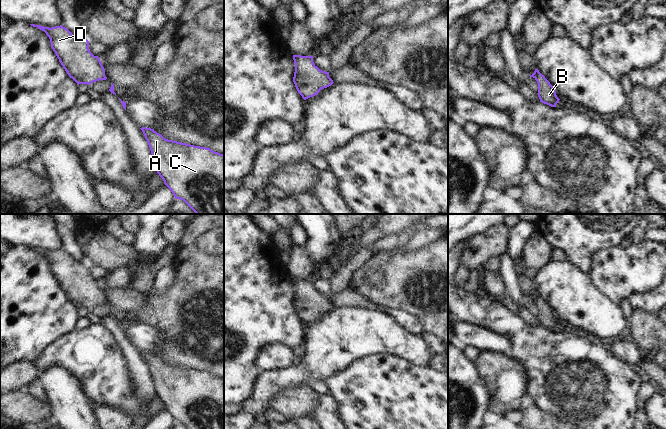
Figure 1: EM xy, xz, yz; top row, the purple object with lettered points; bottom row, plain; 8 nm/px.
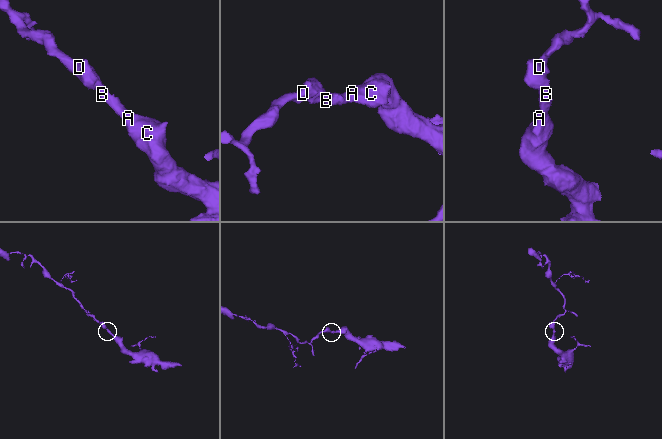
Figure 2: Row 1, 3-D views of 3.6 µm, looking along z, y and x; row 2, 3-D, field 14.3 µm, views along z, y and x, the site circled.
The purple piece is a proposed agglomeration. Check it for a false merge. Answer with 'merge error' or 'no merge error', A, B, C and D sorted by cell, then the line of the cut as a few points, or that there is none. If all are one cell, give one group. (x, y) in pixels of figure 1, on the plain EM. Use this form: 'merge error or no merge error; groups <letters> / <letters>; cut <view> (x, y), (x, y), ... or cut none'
no merge error; groups A B C D; cut none

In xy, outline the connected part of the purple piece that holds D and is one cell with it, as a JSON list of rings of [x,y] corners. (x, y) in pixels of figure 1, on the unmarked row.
[[[30,249],[46,257],[59,286],[77,309],[90,309],[93,306],[107,303],[99,281],[90,276],[89,265],[86,262],[74,260],[62,249],[51,252]]]

